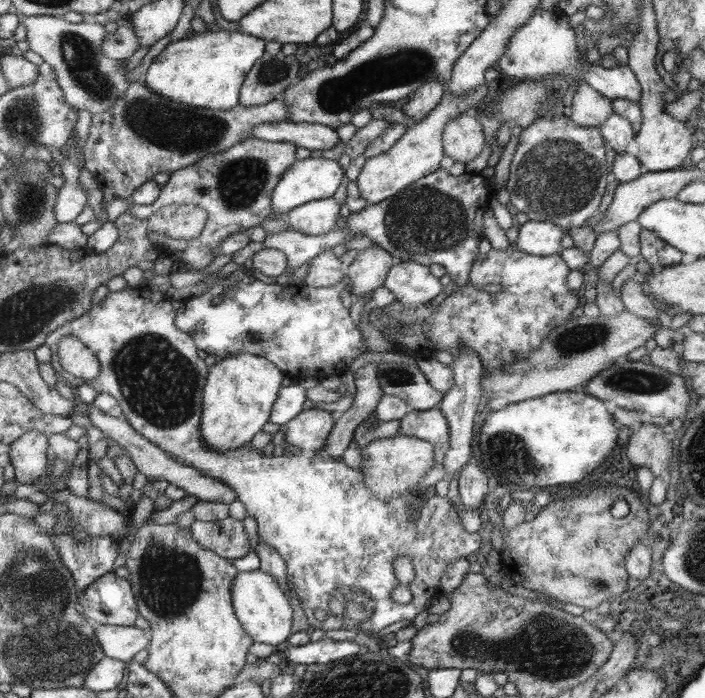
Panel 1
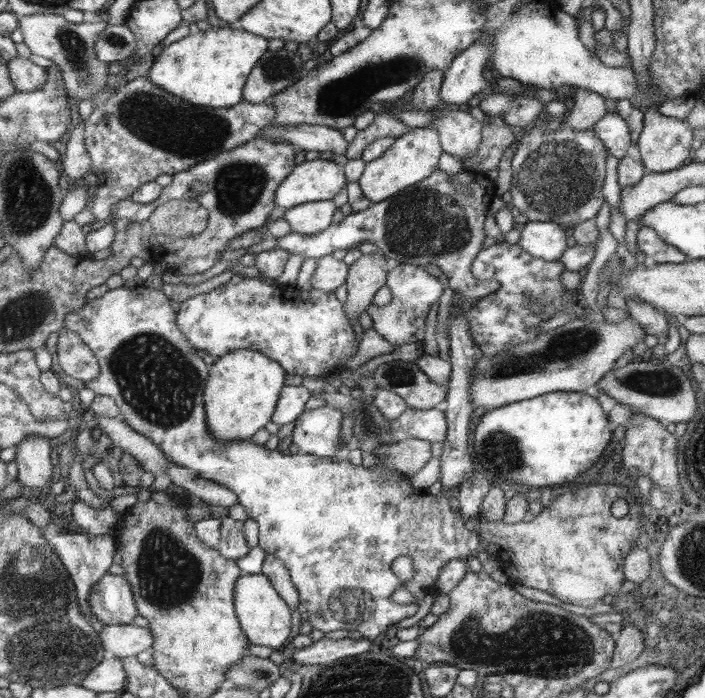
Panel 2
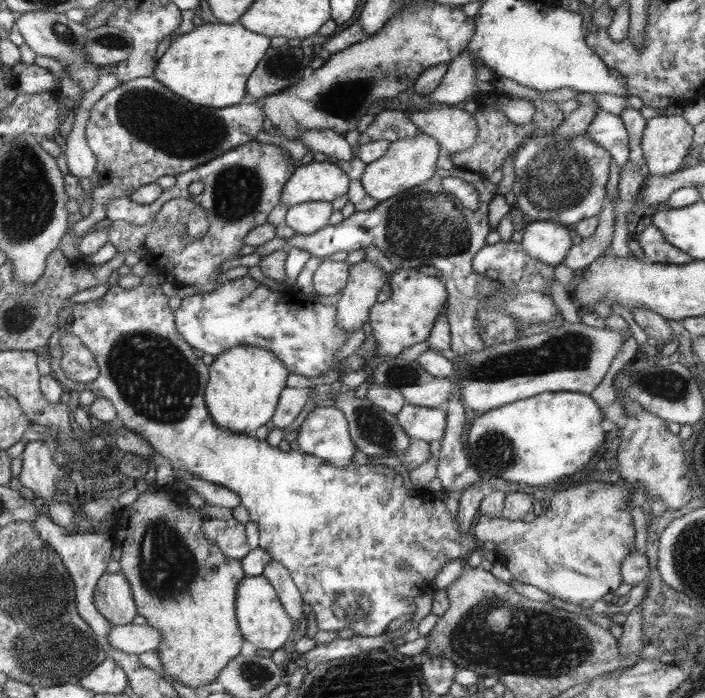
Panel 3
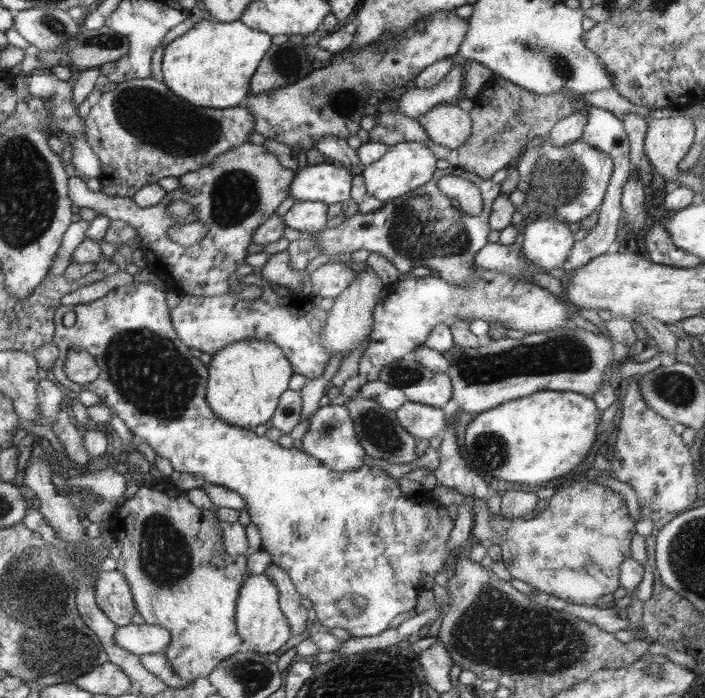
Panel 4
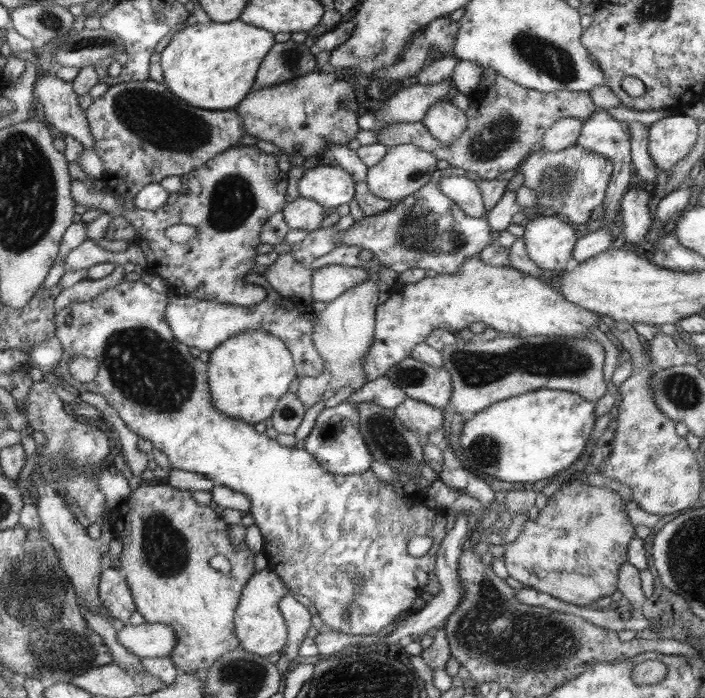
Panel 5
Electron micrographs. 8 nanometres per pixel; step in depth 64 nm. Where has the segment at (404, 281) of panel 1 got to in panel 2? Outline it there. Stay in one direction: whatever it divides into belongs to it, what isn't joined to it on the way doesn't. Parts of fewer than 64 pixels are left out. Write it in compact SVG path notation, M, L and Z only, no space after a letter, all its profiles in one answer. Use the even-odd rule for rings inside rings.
M392 264L388 274L388 288L392 293L392 299L383 307L371 306L369 308L372 329L376 330L394 349L407 343L422 343L426 334L426 317L430 312L430 306L439 302L445 286L438 278L430 276L424 267L408 264Z

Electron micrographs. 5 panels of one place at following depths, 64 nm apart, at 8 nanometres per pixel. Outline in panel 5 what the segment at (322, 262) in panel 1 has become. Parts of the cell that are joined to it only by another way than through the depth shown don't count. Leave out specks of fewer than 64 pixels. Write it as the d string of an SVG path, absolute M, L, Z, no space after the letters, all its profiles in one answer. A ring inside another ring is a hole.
M327 265L314 271L312 294L318 302L332 302L352 286L358 286L368 280L368 272L363 268Z

